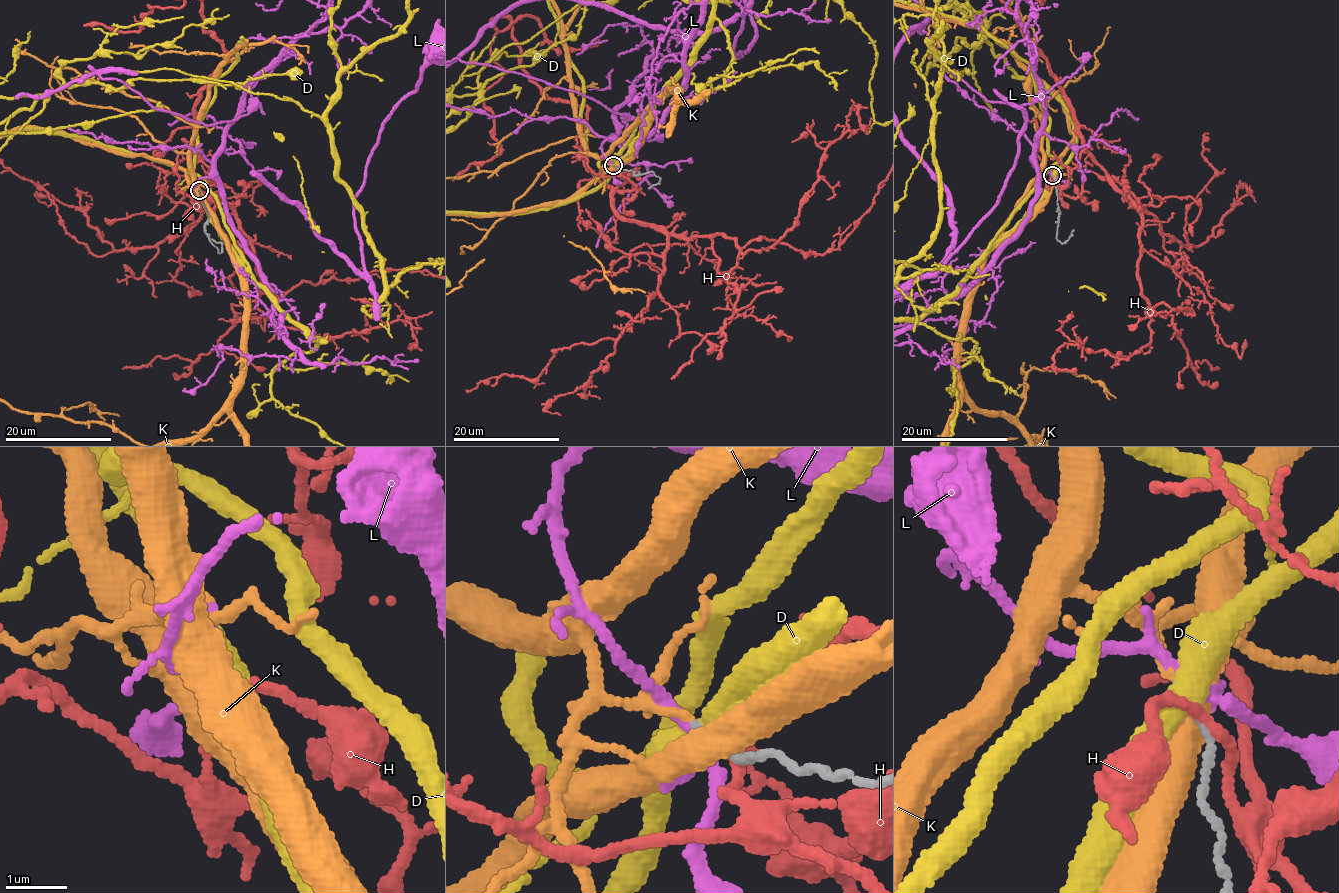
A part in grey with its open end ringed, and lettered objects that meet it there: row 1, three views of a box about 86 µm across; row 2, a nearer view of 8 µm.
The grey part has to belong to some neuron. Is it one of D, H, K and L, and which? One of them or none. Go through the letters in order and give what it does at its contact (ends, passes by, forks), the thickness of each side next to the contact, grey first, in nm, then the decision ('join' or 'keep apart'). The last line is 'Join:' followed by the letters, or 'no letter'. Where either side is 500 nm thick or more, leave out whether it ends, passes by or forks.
D: it passes by; 130 nm thick on the grey side, 420 nm on the other; keep apart
H: it passes by; 150 nm thick on the grey side, 160 nm on the other; keep apart
K: it forks there; 120 nm thick on the grey side, 70 nm on the other; join
L: it forks there; 120 nm thick on the grey side, 150 nm on the other; keep apart
Join: K

